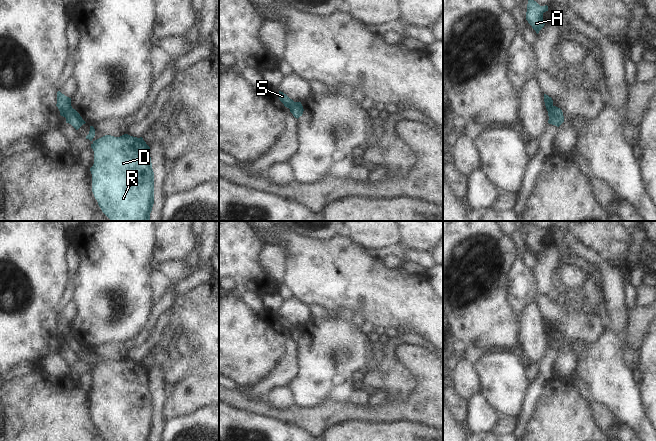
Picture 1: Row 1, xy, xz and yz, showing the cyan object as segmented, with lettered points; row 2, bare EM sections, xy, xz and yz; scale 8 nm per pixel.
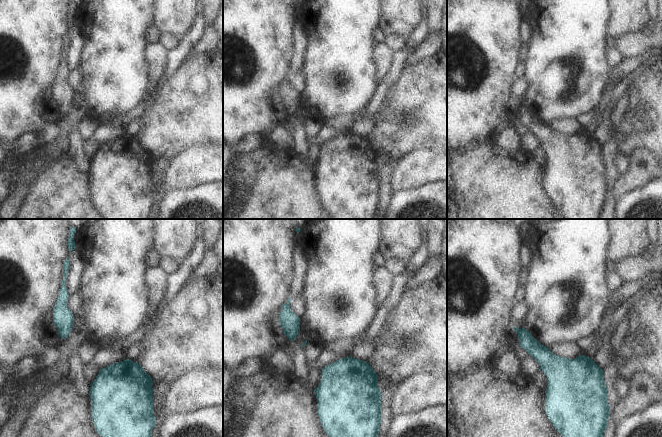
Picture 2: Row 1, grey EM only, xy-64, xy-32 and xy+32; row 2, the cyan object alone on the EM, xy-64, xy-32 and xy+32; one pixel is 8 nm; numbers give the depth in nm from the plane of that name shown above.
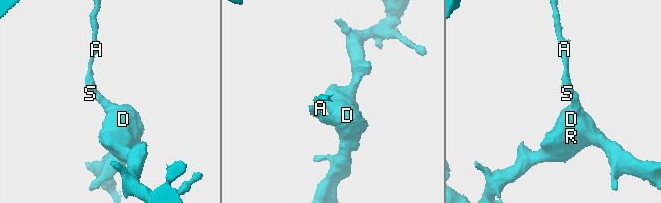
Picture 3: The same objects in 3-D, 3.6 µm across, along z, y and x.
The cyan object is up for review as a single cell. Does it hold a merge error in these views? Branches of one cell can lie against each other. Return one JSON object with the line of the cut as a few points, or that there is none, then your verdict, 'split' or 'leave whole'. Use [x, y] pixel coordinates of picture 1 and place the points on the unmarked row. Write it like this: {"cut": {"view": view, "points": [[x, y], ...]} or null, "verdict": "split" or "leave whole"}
{"cut": {"view": "xy", "points": [[71, 331], [65, 341]]}, "verdict": "split"}

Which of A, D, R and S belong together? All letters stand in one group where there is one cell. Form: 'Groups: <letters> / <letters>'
Groups: A S / D R

